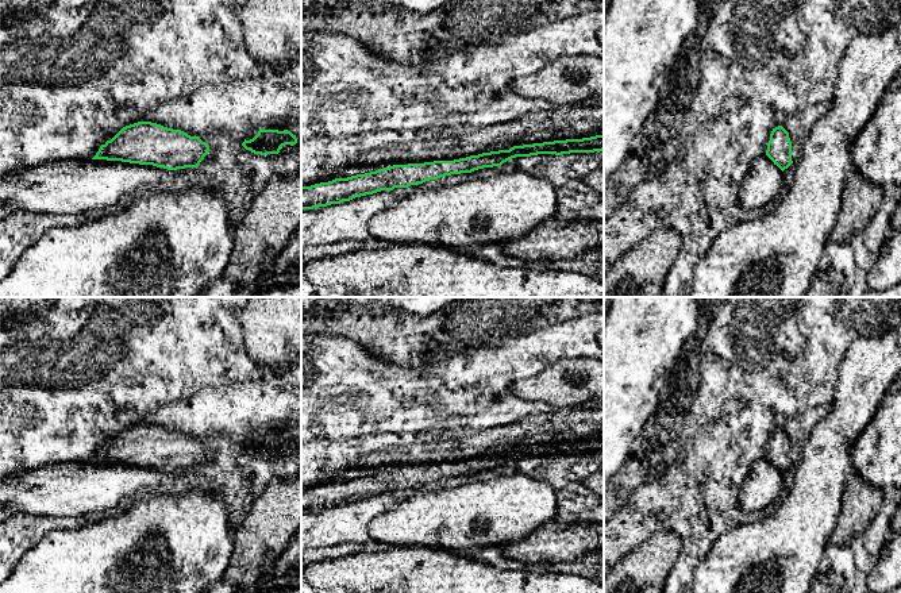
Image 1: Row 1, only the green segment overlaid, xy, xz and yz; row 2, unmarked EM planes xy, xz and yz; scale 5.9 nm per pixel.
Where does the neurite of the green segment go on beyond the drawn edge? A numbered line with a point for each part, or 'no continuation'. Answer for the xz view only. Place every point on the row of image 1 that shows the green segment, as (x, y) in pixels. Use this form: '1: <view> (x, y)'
no continuation

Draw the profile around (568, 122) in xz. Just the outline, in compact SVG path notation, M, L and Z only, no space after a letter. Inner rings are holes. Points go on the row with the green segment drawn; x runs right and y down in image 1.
M561 105L555 111L539 111L463 136L371 150L357 162L355 169L365 174L393 165L454 161L513 146L596 135L604 135L604 105Z

